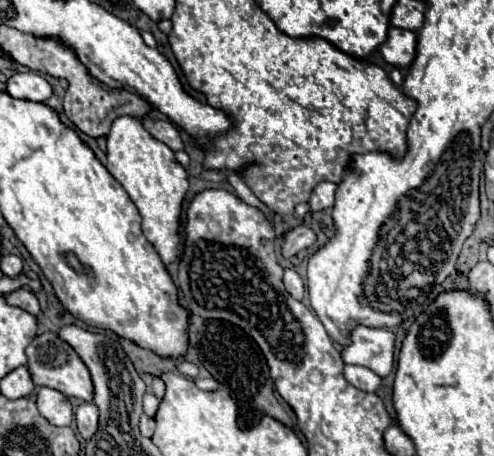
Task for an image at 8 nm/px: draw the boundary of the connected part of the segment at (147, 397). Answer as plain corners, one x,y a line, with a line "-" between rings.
146,393
143,398
143,410
149,417
154,417
159,407
160,400
152,393

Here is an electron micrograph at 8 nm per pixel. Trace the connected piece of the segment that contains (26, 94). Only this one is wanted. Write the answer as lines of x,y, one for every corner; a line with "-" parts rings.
17,71
7,81
7,93
17,99
47,101
53,95
49,81
33,71

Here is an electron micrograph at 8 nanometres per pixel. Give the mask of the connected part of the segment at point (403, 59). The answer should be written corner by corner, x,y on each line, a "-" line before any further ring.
391,27
387,33
387,41
379,45
379,53
389,65
407,69
415,59
415,43
417,37
413,31

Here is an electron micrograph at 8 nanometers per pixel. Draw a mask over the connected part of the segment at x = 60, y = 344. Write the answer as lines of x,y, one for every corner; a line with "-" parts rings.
43,333
35,337
29,347
27,347
27,357
29,357
29,371
33,375
35,385
51,387
61,391
67,397
77,397
87,403
93,401
93,381
87,365
81,361
81,357
69,347
65,341
61,341
55,333

